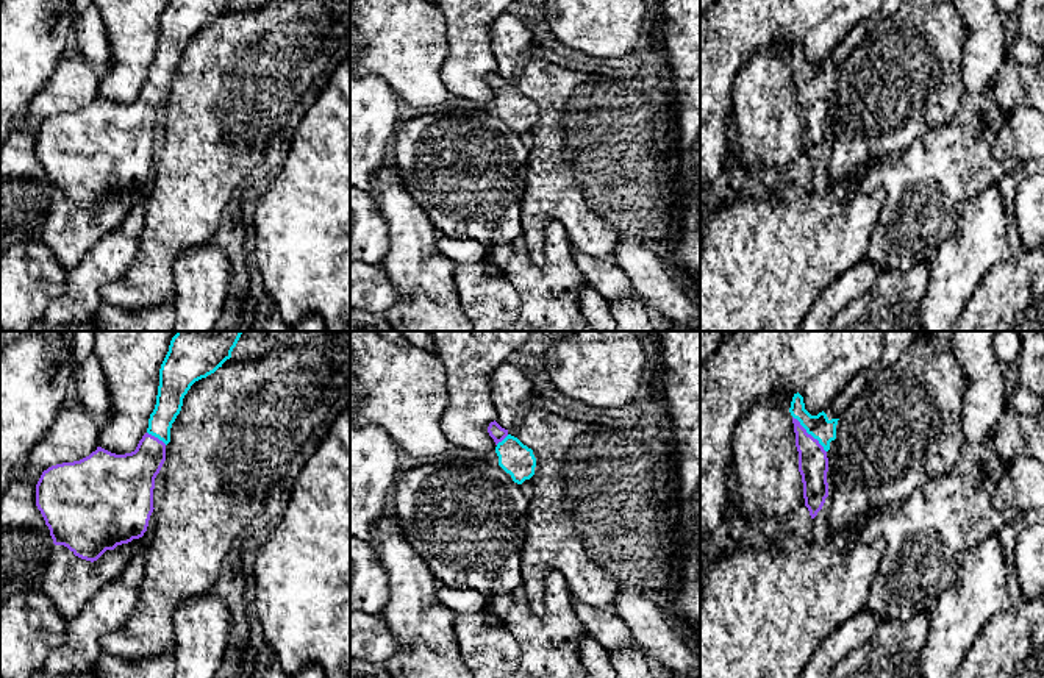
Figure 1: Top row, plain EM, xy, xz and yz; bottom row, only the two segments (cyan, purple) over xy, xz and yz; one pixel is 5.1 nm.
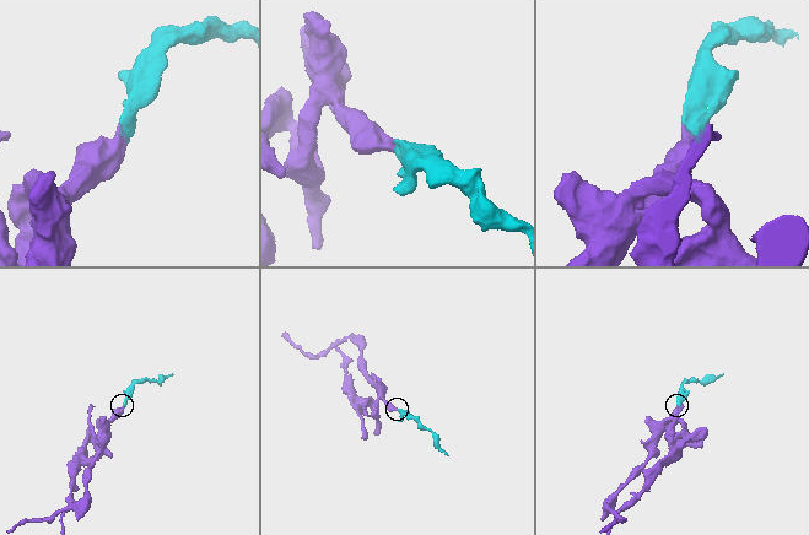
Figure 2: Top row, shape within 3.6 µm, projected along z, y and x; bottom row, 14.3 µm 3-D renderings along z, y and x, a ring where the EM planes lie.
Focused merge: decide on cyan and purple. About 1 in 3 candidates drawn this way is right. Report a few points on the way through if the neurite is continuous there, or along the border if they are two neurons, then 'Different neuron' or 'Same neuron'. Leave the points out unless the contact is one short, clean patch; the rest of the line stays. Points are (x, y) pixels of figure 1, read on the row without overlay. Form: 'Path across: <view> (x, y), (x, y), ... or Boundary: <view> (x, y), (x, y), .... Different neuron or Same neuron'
Path across: yz (819, 77), (810, 83), (813, 114). Same neuron

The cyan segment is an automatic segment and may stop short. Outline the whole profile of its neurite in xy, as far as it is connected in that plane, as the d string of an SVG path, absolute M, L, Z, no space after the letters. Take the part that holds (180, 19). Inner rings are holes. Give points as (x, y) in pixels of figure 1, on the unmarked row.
M169 0L161 19L156 55L147 83L131 103L116 105L97 97L89 106L48 117L36 134L36 156L55 195L67 197L75 206L97 211L106 200L144 186L153 162L155 128L166 111L170 78L181 61L191 36L214 23L231 8L233 0Z

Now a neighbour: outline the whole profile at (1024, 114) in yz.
M1028 103L1013 108L991 153L996 164L1005 158L1044 159L1044 111Z

